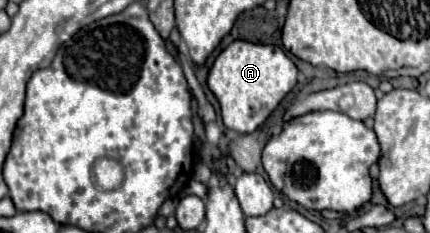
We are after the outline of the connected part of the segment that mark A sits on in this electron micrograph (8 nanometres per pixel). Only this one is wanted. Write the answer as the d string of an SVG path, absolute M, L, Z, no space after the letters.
M233 41L217 55L207 85L221 105L225 127L237 133L253 133L297 85L297 67L279 47Z

